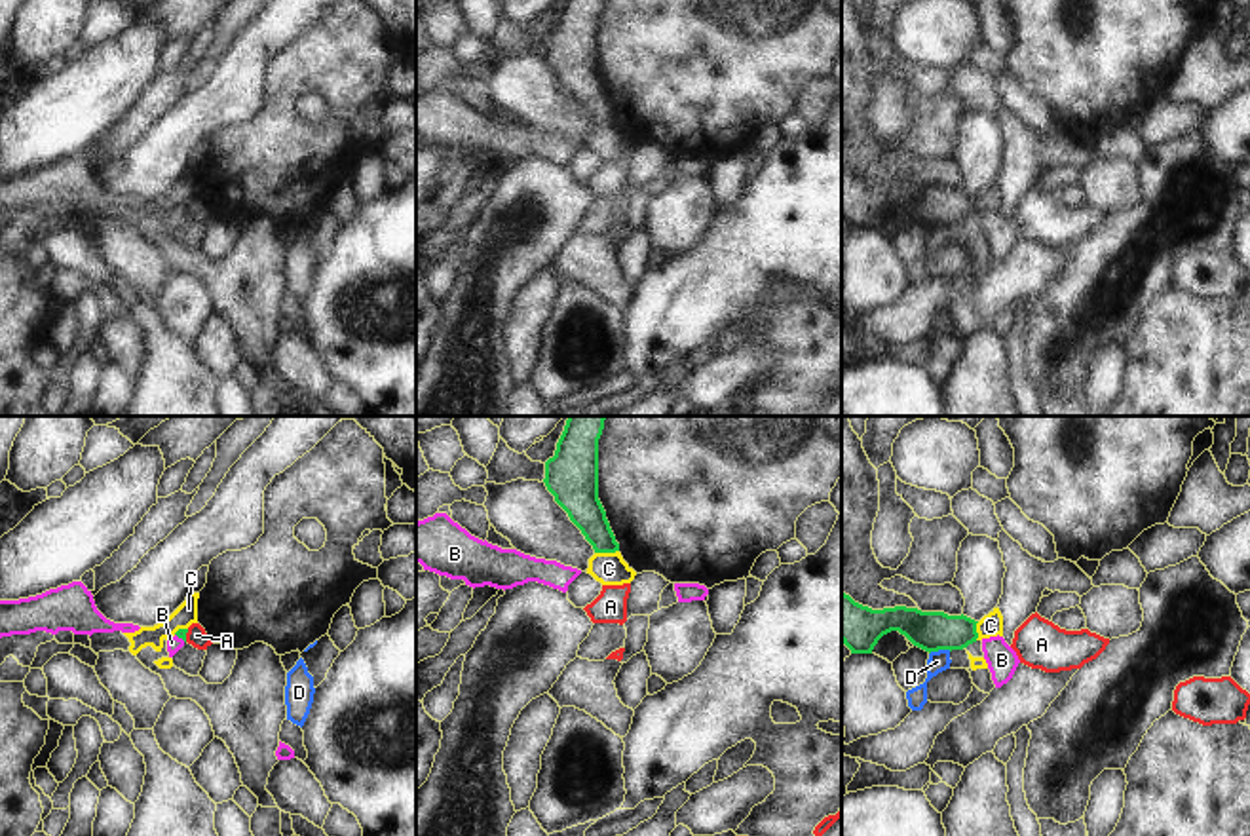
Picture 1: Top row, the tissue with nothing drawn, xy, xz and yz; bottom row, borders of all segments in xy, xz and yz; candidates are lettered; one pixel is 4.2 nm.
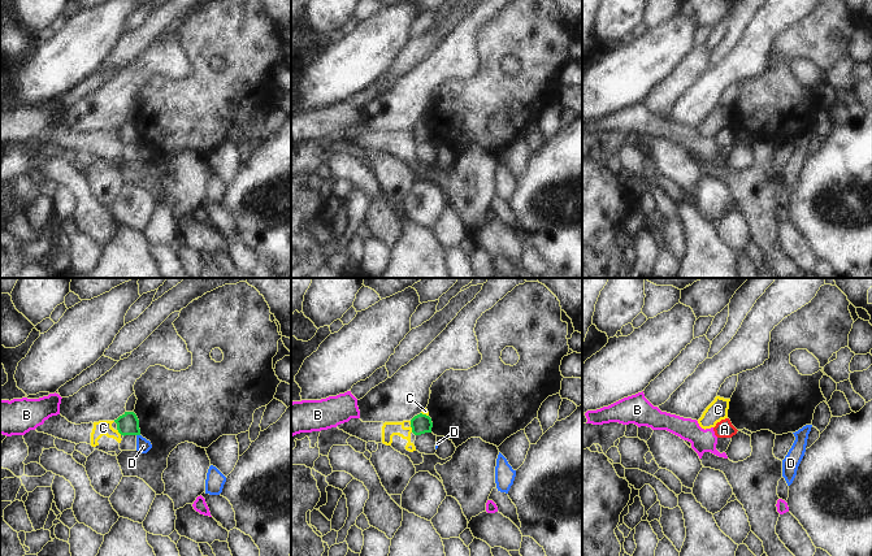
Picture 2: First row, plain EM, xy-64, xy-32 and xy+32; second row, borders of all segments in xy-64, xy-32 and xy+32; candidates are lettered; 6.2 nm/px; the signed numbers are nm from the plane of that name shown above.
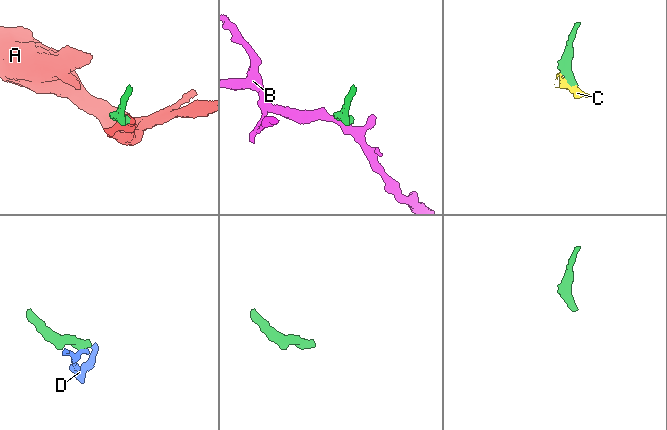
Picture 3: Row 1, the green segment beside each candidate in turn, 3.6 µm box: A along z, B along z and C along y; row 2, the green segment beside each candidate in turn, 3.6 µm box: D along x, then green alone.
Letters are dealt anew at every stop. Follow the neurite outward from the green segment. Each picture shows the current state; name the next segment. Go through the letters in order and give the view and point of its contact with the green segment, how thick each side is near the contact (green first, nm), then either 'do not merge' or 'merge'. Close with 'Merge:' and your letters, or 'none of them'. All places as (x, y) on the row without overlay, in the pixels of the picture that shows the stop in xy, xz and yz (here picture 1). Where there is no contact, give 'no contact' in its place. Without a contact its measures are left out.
A: contact xy (185, 209); calibres 50 and 90 nm; do not merge
B: contact xy (181, 211); calibres 50 and 60 nm; merge
C: contact xz (606, 126); calibres 160 and 140 nm; do not merge
D: contact yz (939, 223); calibres 170 and 90 nm; do not merge
Merge: B

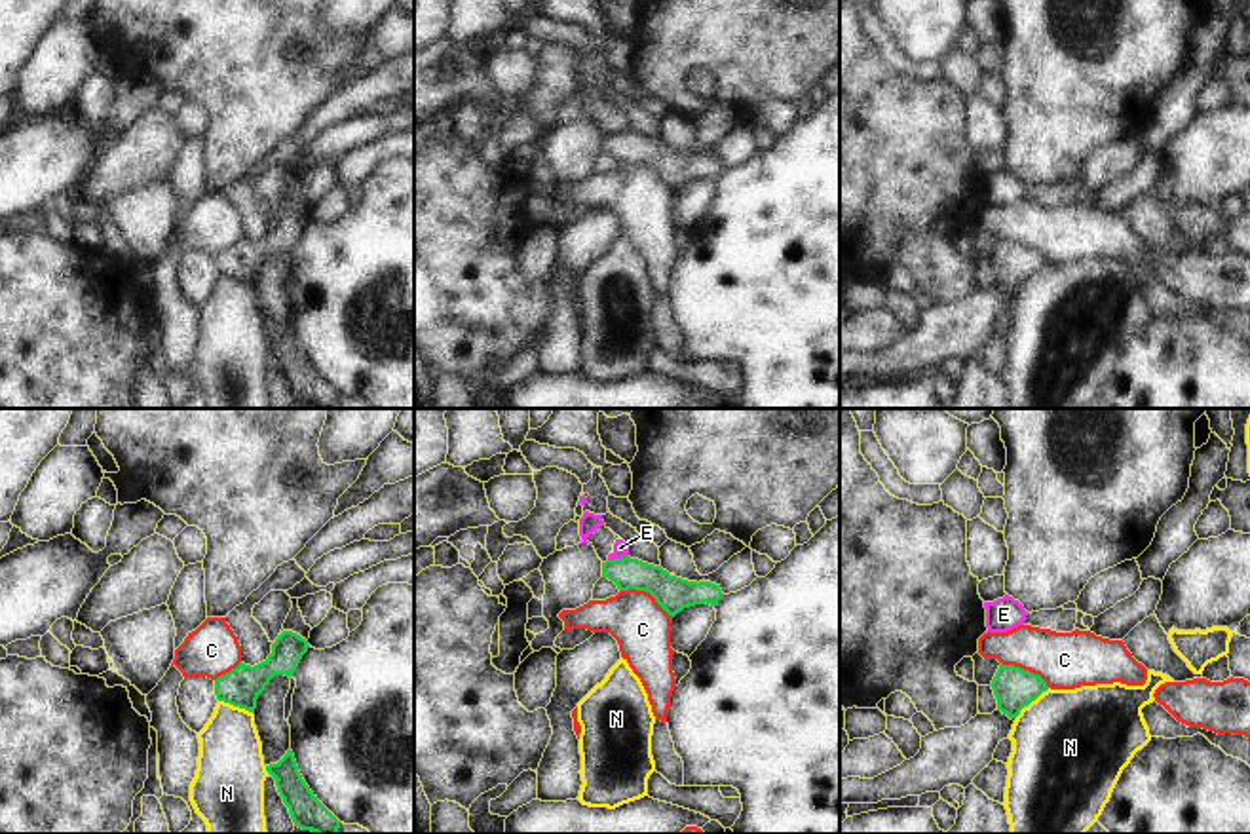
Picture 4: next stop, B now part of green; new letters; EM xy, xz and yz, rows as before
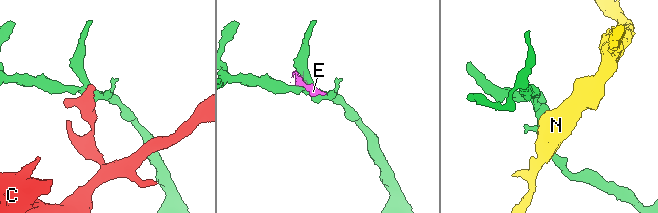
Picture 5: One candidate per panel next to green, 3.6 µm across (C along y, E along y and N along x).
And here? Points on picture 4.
C: contact xz (646, 166); calibres 150 and 240 nm; do not merge
E: contact xz (618, 133); calibres 130 and 60 nm; do not merge
N: contact xy (236, 280); calibres 160 and 280 nm; do not merge
Merge: none of them

